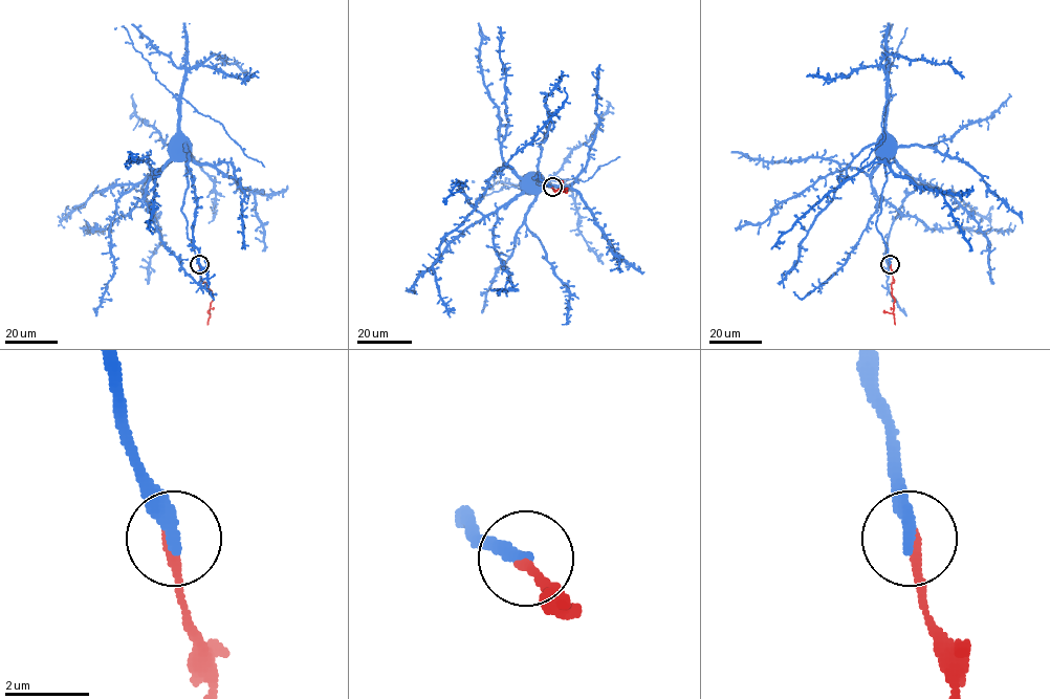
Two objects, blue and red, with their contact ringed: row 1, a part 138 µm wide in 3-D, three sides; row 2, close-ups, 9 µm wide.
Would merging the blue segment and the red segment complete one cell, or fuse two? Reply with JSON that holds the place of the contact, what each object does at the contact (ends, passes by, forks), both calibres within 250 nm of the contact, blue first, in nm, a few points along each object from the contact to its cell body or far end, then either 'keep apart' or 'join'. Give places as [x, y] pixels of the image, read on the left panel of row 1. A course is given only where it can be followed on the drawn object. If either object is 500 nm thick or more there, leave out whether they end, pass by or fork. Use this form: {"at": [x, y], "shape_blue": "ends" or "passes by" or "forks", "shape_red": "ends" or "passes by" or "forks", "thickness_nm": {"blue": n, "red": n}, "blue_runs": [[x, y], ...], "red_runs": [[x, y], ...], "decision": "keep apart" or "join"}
{"at": [199, 264], "shape_blue": "ends", "shape_red": "ends", "thickness_nm": {"blue": 380, "red": 240}, "blue_runs": [[198, 264], [181, 211], [188, 187], [187, 161], [178, 146]], "red_runs": [[198, 264], [200, 280], [213, 297], [208, 324]], "decision": "keep apart"}

